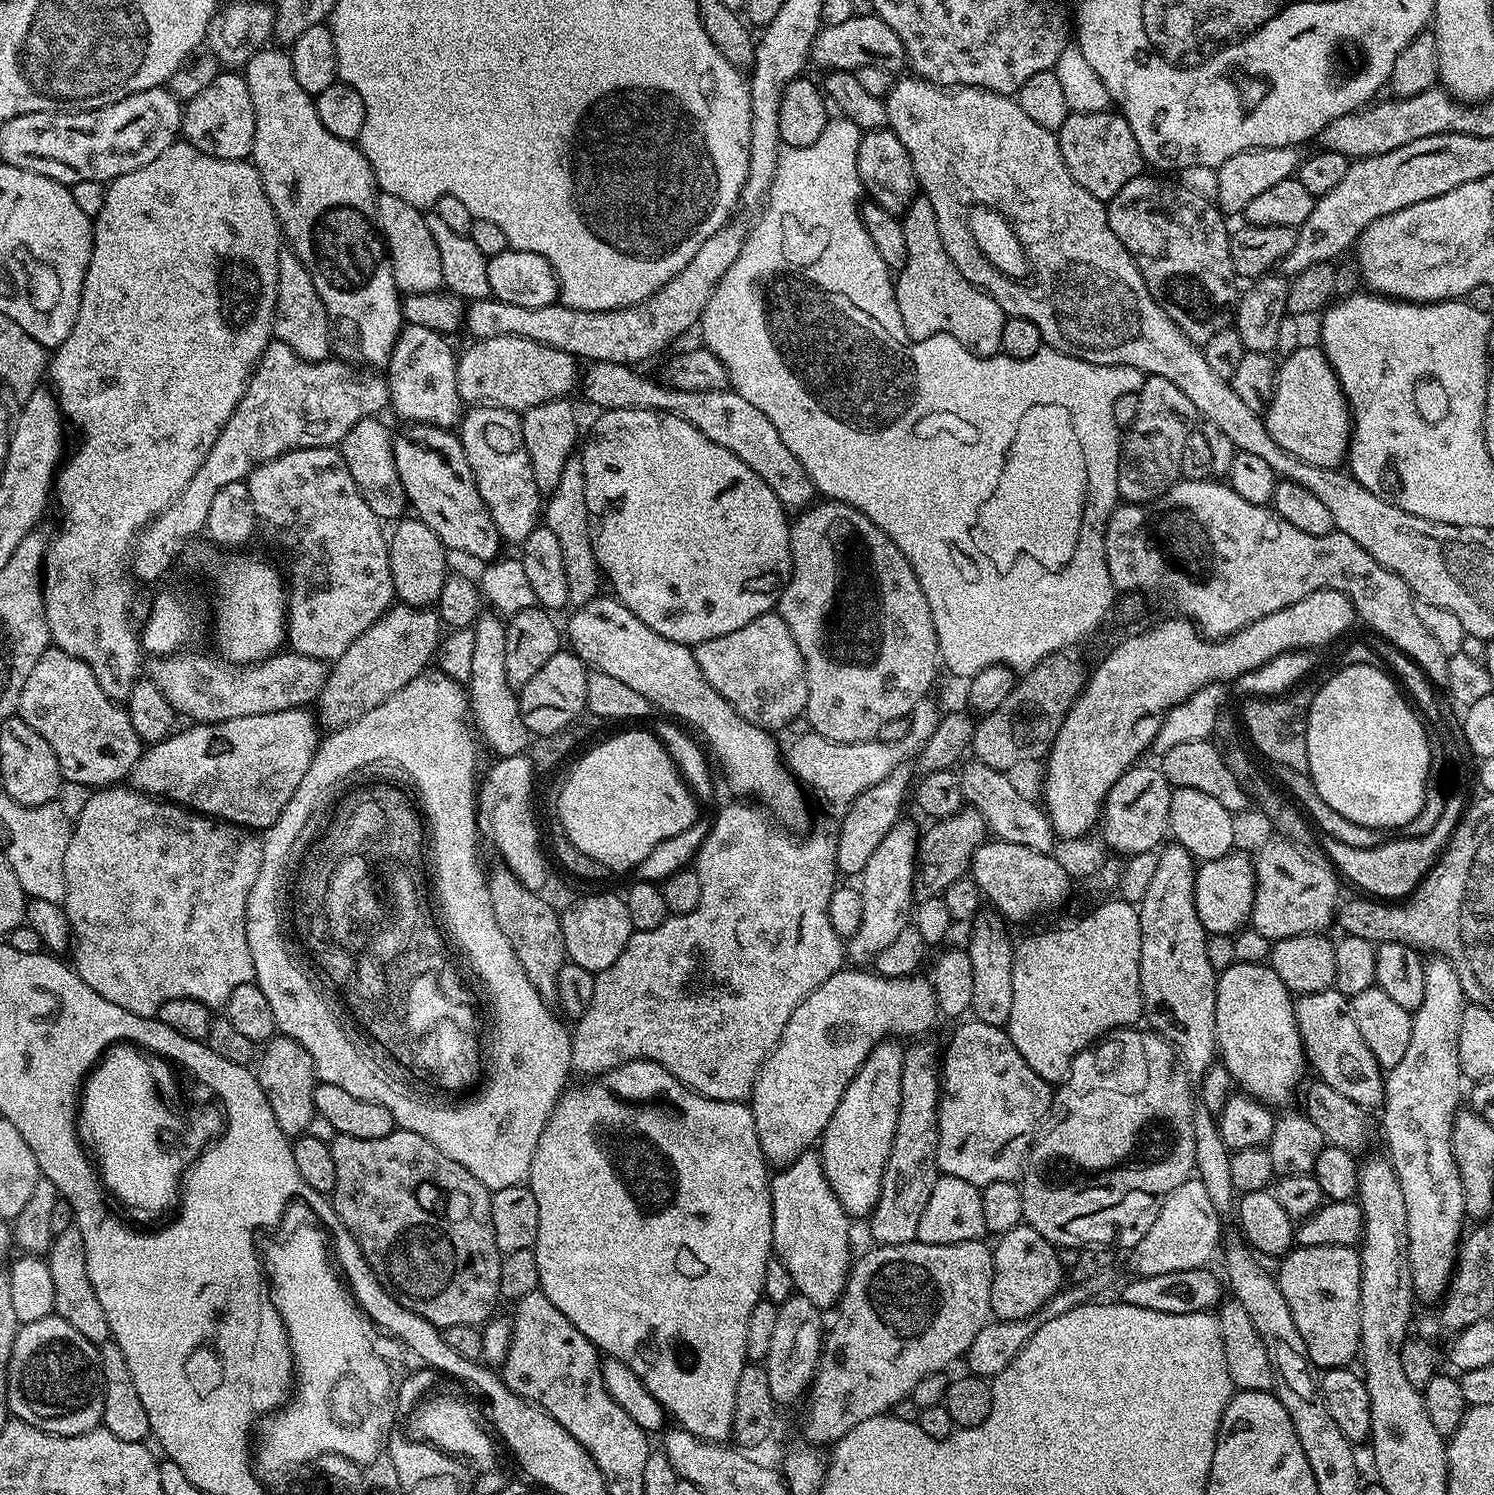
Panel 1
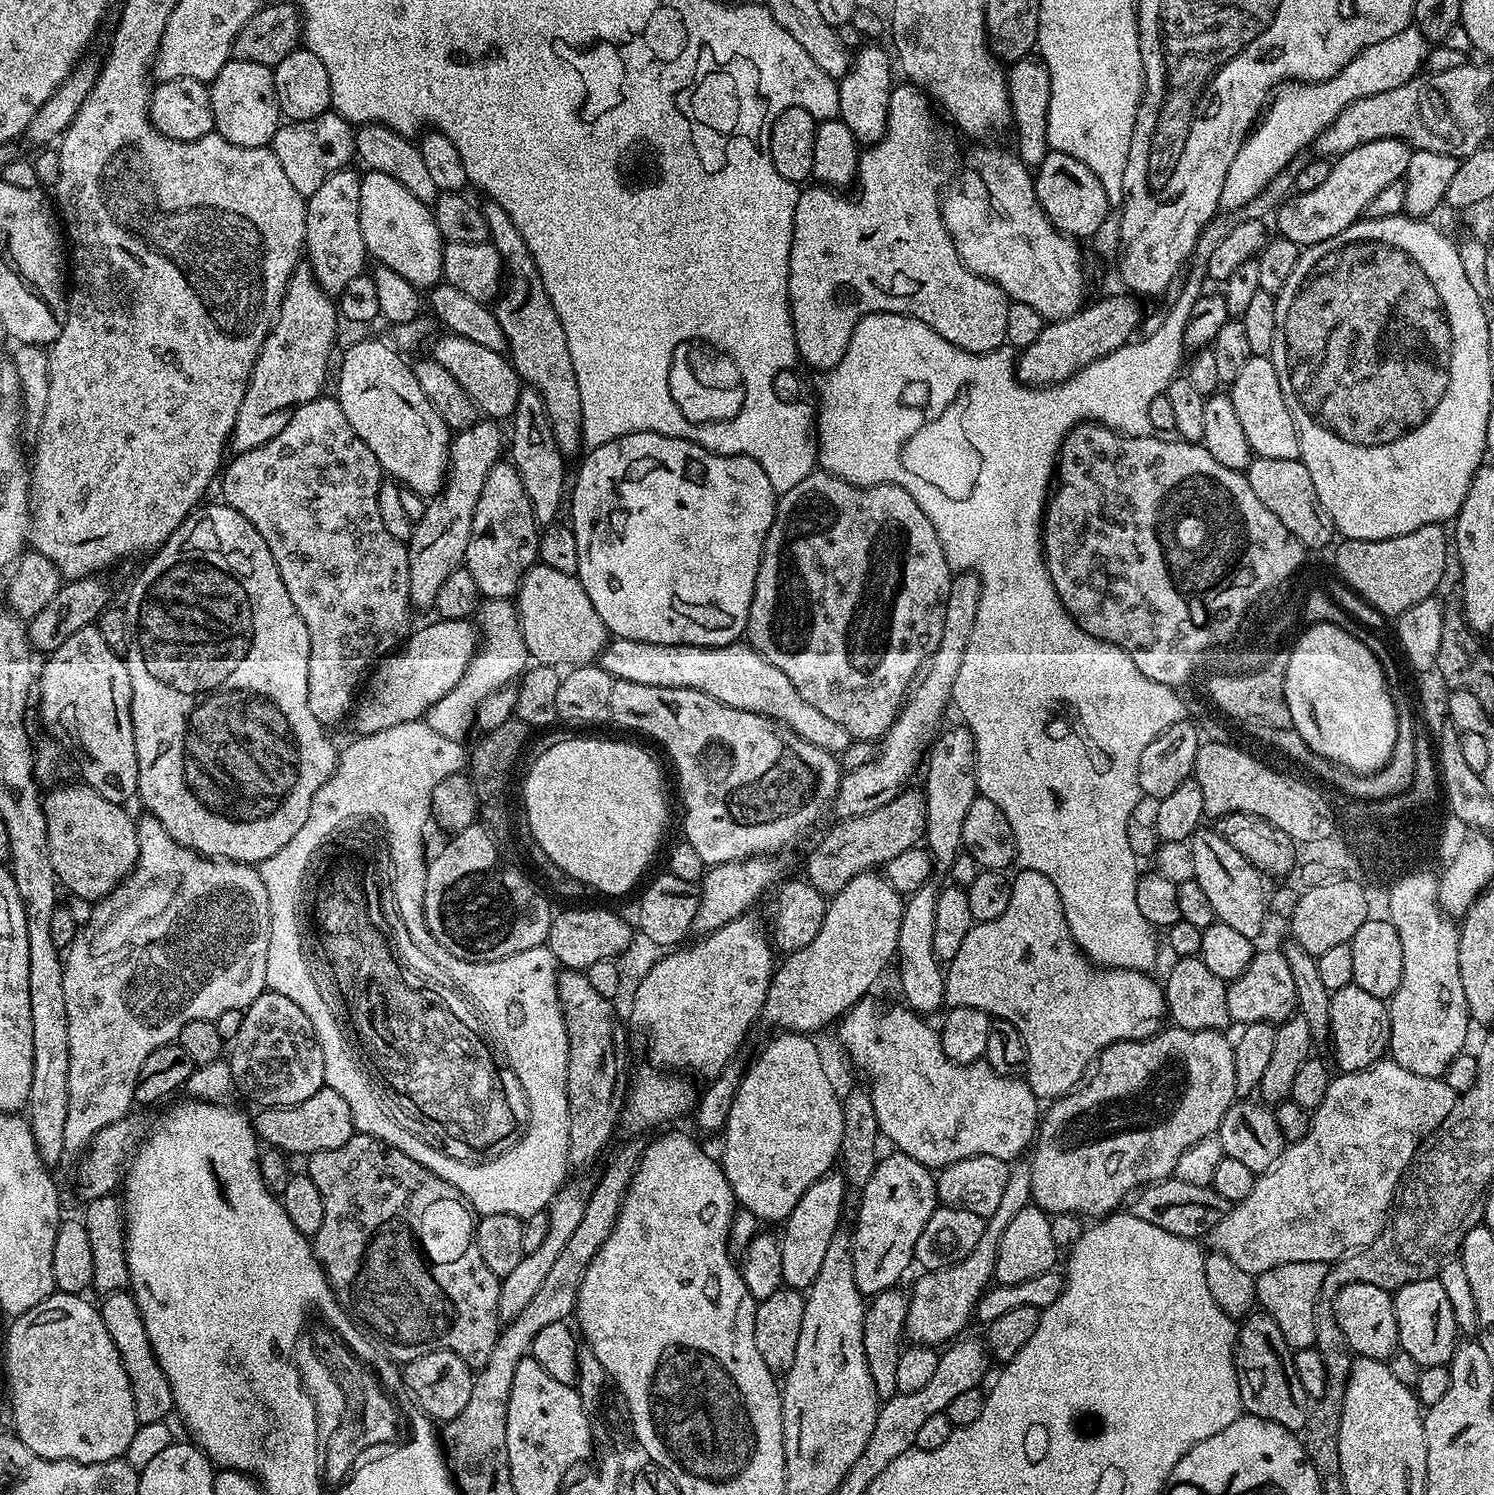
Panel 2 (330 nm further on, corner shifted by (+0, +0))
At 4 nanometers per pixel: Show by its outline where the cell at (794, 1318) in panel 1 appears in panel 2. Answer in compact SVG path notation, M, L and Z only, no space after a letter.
M843 1171L827 1172L825 1176L814 1182L814 1186L810 1186L810 1190L806 1190L806 1194L802 1194L802 1198L798 1198L798 1206L794 1206L794 1210L790 1210L788 1219L783 1221L784 1236L781 1235L779 1241L782 1250L782 1278L787 1287L807 1290L818 1278L818 1269L822 1267L826 1249L830 1247L830 1238L841 1227L840 1214L844 1208L844 1195L847 1192L850 1192L850 1185L844 1179Z

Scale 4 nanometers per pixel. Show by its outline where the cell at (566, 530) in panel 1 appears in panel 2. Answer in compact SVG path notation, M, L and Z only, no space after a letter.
M488 202L483 205L489 241L495 246L504 263L504 277L500 295L494 301L494 311L498 318L498 326L502 326L502 334L508 339L507 355L510 357L516 373L527 387L533 388L542 398L542 406L546 406L546 418L550 418L550 430L554 430L554 442L558 442L558 450L565 457L572 458L582 448L582 398L578 395L578 378L574 375L574 361L570 358L570 346L566 346L566 330L562 330L562 322L550 302L550 294L546 294L546 286L542 286L542 278L534 262L522 234L502 206Z

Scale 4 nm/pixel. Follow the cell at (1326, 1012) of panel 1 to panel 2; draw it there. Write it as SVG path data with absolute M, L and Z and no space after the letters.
M1283 951L1256 952L1244 973L1228 984L1226 1006L1232 1021L1240 1026L1254 1022L1275 1026L1293 1015L1297 1011L1294 977L1290 974L1290 962L1286 962Z

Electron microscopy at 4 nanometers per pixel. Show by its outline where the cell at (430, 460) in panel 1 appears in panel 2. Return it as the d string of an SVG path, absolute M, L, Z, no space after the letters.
M356 340L344 352L340 360L340 377L336 380L334 399L342 406L342 414L346 414L346 422L354 426L354 434L370 446L374 458L378 458L381 473L388 472L395 483L414 490L418 495L431 498L444 486L444 478L448 475L448 446L450 429L446 422L430 406L430 398L422 394L422 386L418 386L415 367L407 364L391 343L383 344L380 340Z

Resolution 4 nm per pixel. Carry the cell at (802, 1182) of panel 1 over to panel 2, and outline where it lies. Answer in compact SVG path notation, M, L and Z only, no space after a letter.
M781 1031L760 1053L752 1064L752 1069L740 1077L738 1094L734 1106L730 1106L728 1121L724 1124L722 1139L724 1153L719 1153L720 1167L724 1169L736 1196L739 1207L750 1210L762 1222L788 1219L790 1210L798 1206L798 1198L814 1186L818 1178L833 1171L840 1160L842 1146L842 1114L844 1105L841 1093L836 1093L828 1072L824 1069L824 1060L816 1049L811 1035L803 1032Z

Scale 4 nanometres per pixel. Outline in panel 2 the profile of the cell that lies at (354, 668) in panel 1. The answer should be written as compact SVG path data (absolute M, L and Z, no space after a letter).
M487 418L477 419L468 428L461 428L451 437L448 446L448 475L444 486L428 500L426 514L415 521L412 537L406 541L410 566L410 598L413 609L431 609L436 603L438 589L447 576L454 574L464 563L466 546L470 542L474 510L478 506L478 494L482 494L482 482L486 474L501 459L499 423Z

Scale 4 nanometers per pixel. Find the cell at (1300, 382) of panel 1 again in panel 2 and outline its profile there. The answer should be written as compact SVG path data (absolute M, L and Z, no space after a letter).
M1252 356L1242 366L1238 378L1230 385L1230 395L1234 402L1234 411L1238 414L1238 423L1249 440L1253 453L1266 458L1300 458L1300 443L1296 433L1296 423L1292 412L1286 406L1278 374L1271 359L1267 356Z

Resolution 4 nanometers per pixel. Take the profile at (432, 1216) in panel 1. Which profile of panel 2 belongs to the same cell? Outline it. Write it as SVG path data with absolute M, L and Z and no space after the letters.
M354 1134L350 1138L350 1142L345 1142L344 1145L338 1146L334 1150L318 1150L309 1156L309 1170L307 1176L314 1182L314 1186L318 1186L318 1194L322 1194L322 1210L324 1217L322 1218L322 1226L318 1229L314 1237L314 1251L316 1253L316 1260L320 1263L321 1268L324 1269L328 1284L334 1290L336 1300L347 1310L349 1316L357 1322L362 1322L363 1327L382 1345L385 1352L397 1362L407 1362L418 1358L427 1352L453 1352L458 1354L458 1358L462 1358L462 1362L466 1362L468 1367L473 1370L479 1370L486 1366L486 1362L490 1362L490 1354L494 1351L496 1340L502 1331L502 1321L498 1314L498 1294L500 1293L501 1277L494 1274L494 1270L490 1270L490 1266L486 1266L486 1262L482 1262L482 1254L478 1254L478 1246L476 1245L476 1221L477 1217L472 1211L472 1207L466 1202L466 1198L462 1198L459 1190L454 1190L454 1186L450 1186L450 1182L442 1182L442 1178L438 1178L438 1174L434 1174L430 1170L426 1170L426 1166L422 1166L418 1162L414 1162L414 1158L409 1158L406 1154L402 1154L402 1150L394 1150L386 1142L382 1142L378 1138L370 1138L369 1136L361 1136Z

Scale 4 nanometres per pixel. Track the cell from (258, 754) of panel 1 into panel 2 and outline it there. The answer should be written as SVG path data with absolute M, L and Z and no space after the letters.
M471 619L433 621L425 628L417 627L401 647L385 655L371 669L368 693L355 701L350 713L356 736L378 734L378 730L390 730L390 726L424 718L440 698L459 685L476 652L477 625Z

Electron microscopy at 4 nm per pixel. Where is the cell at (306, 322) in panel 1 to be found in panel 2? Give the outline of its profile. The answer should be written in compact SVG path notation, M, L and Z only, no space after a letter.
M346 167L330 174L306 200L306 262L314 270L322 290L329 294L338 294L353 278L361 276L365 271L364 260L369 259L360 229L361 173L352 171Z

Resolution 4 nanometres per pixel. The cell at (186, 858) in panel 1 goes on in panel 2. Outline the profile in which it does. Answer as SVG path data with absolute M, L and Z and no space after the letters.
M147 814L139 817L136 833L138 834L138 858L136 865L127 880L104 897L92 909L92 919L77 931L72 944L63 953L64 973L63 993L66 994L66 1019L69 1023L69 1110L66 1115L65 1153L79 1154L87 1148L89 1142L106 1126L118 1122L133 1111L136 1099L136 1083L138 1070L142 1070L142 1062L158 1050L158 1046L173 1043L180 1031L190 1022L211 1020L213 1022L226 1010L245 1010L250 1007L259 995L267 989L266 960L270 947L271 916L270 902L267 900L266 886L260 877L259 867L251 864L239 864L233 860L222 860L210 856L202 856L192 848L182 846L170 836L166 826L158 822L158 818Z

